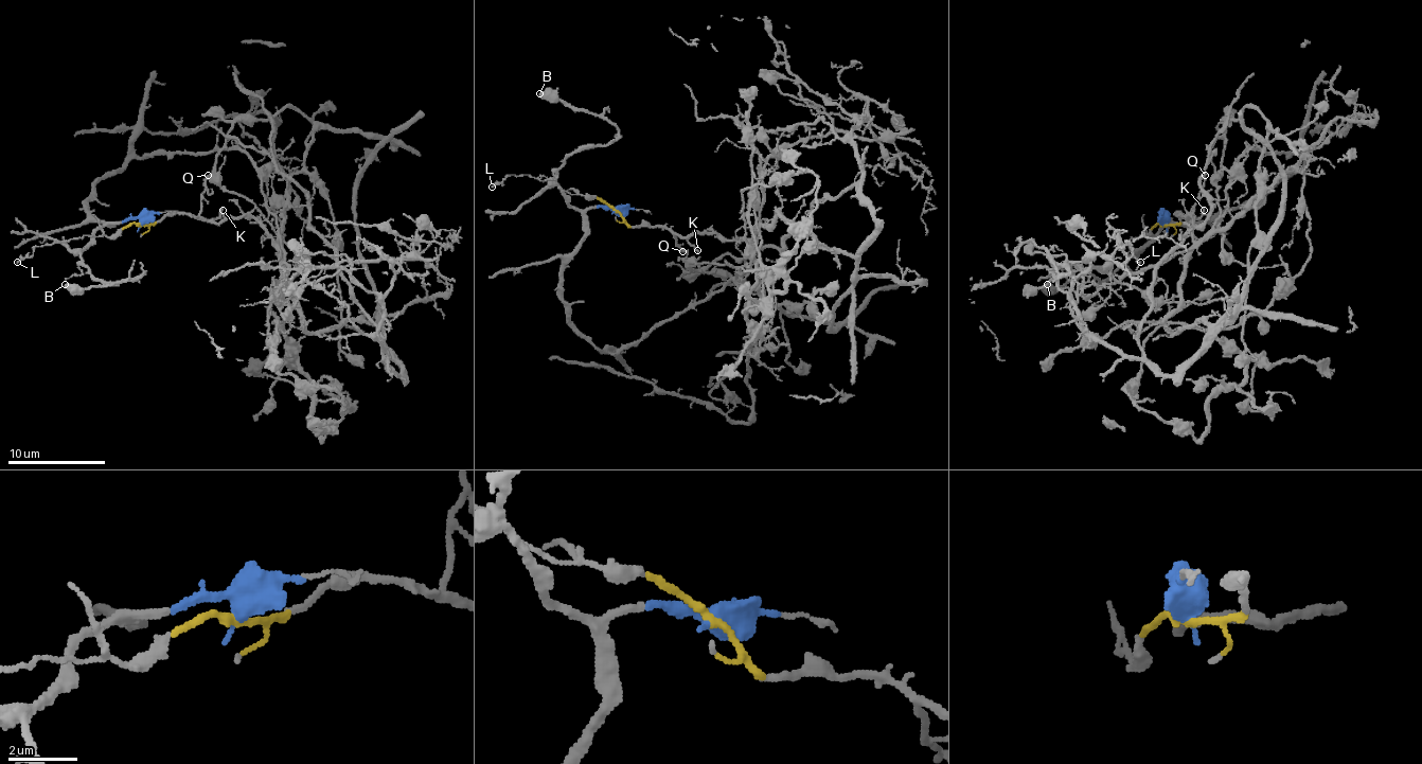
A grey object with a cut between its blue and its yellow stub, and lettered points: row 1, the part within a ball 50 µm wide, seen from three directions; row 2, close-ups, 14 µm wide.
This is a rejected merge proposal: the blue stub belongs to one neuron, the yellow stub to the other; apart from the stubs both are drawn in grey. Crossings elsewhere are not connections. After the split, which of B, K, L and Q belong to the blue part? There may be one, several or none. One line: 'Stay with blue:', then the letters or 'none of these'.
Stay with blue: B

